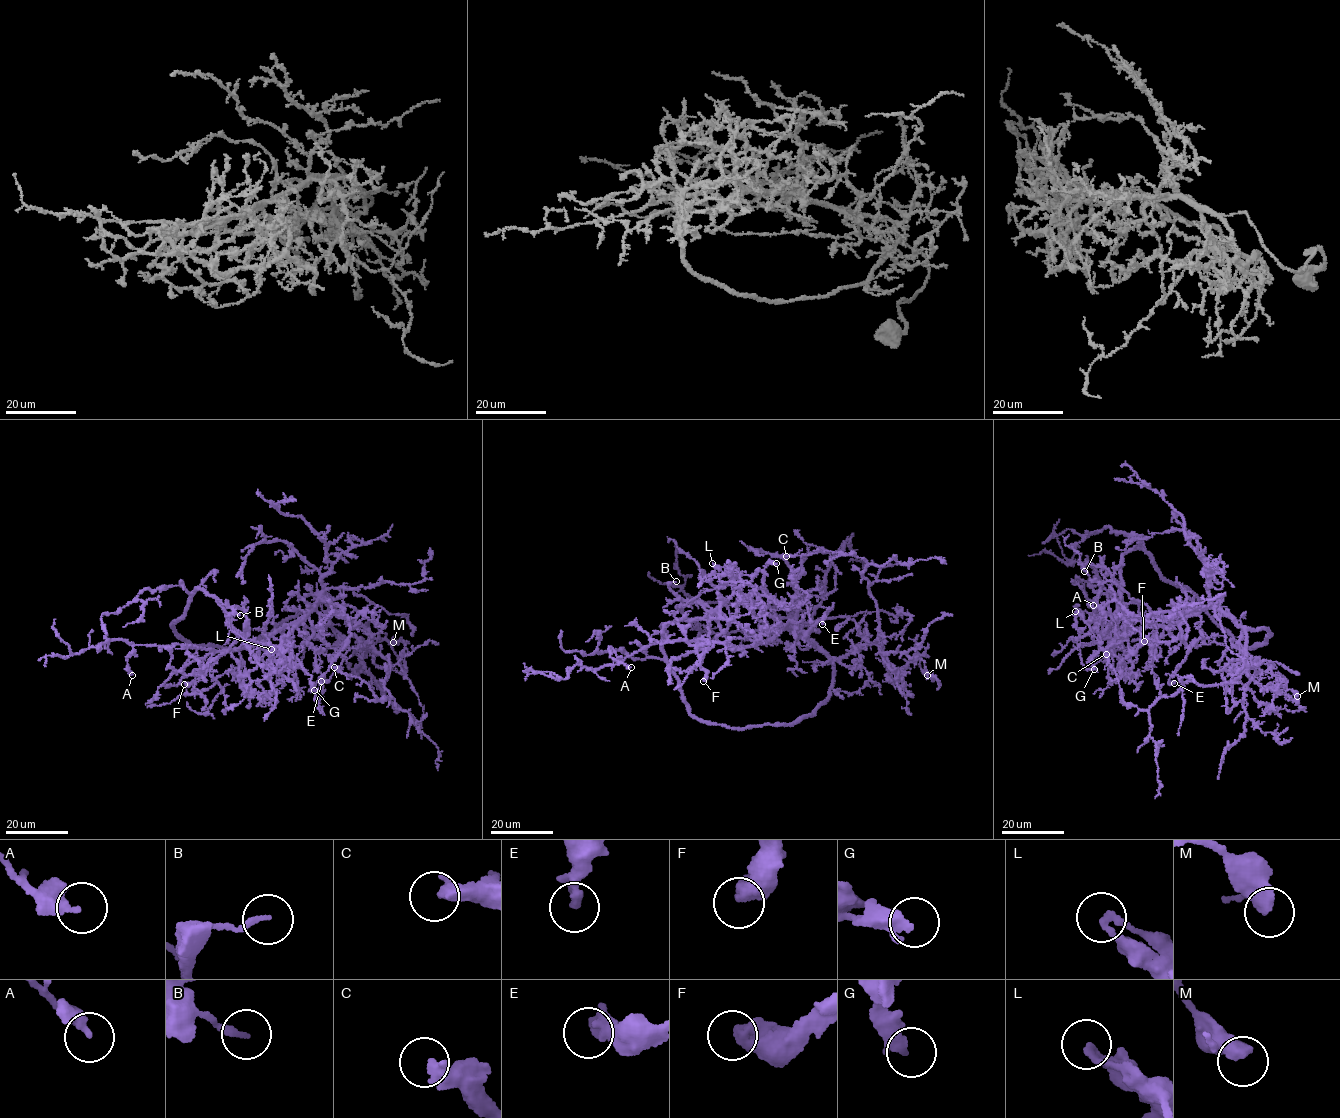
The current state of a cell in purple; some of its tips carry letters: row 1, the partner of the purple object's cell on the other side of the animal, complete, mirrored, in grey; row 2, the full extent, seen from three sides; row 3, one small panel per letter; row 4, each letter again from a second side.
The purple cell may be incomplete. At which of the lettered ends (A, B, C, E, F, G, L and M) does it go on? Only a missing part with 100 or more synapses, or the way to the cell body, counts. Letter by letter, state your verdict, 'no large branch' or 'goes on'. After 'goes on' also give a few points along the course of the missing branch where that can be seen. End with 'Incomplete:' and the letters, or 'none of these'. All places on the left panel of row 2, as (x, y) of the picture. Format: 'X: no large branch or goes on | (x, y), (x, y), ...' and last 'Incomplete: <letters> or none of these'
A: no large branch
B: no large branch
C: no large branch
E: no large branch
F: no large branch
G: no large branch
L: no large branch
M: no large branch
Incomplete: none of these

